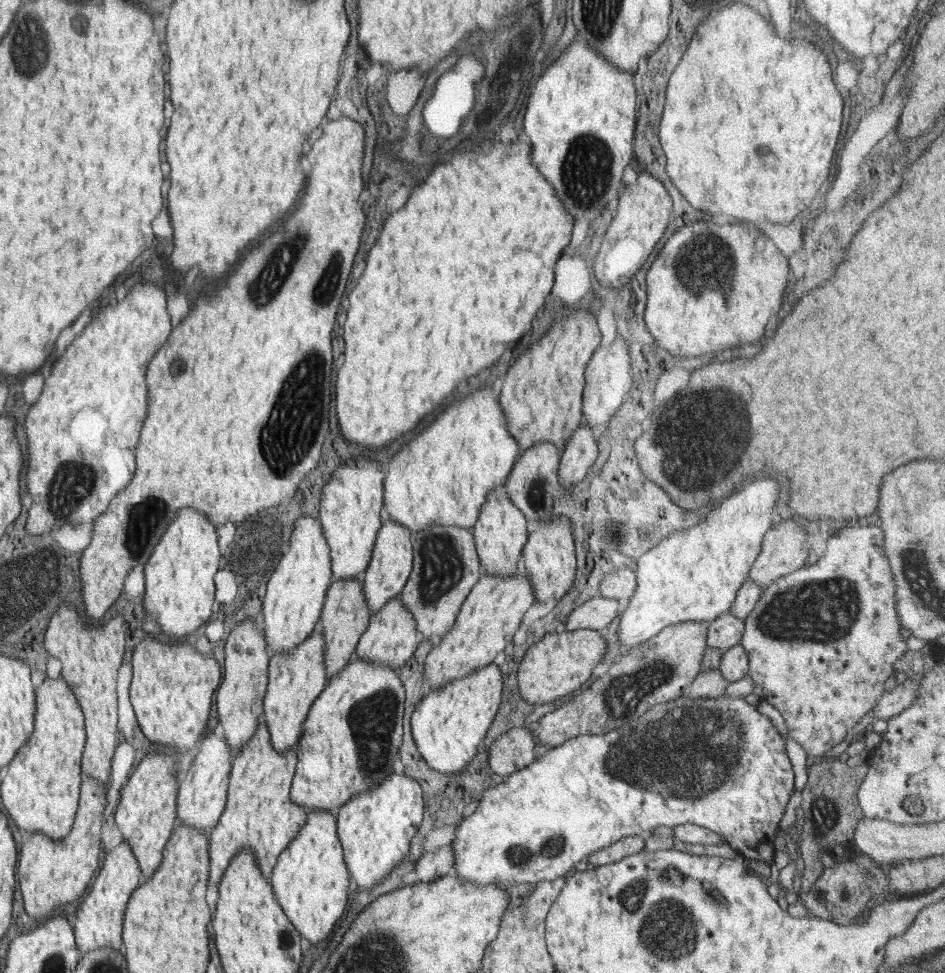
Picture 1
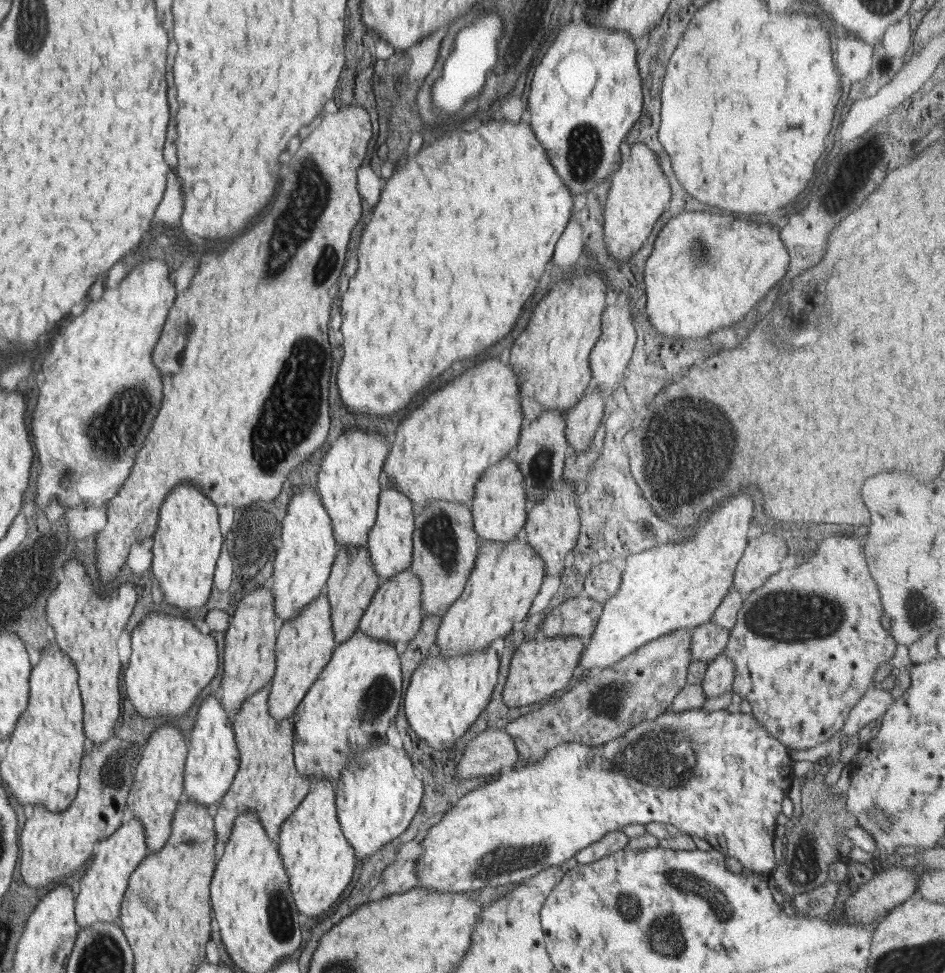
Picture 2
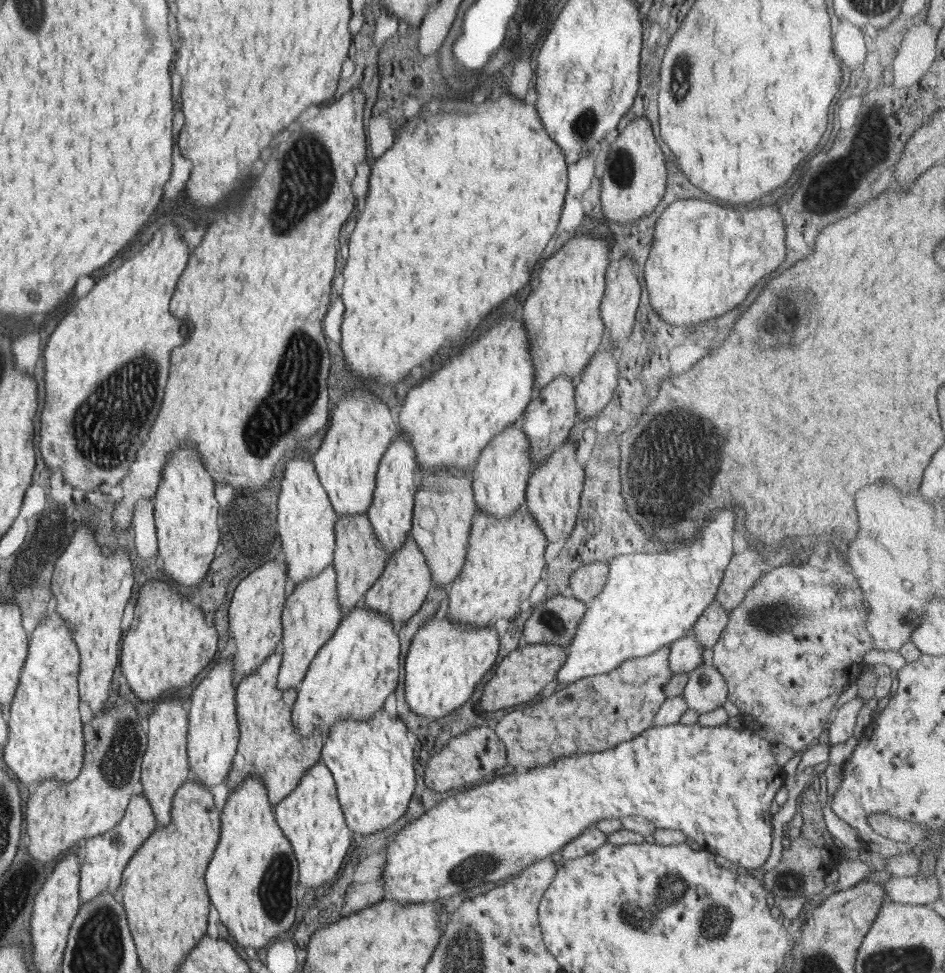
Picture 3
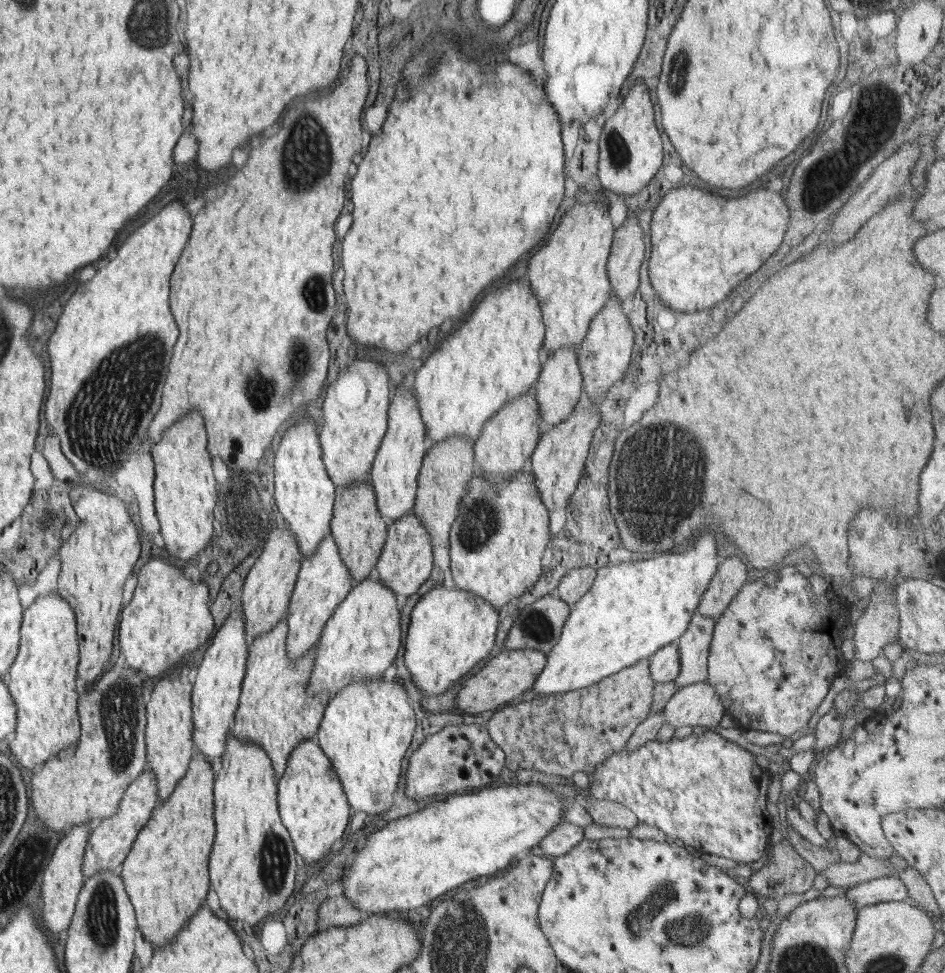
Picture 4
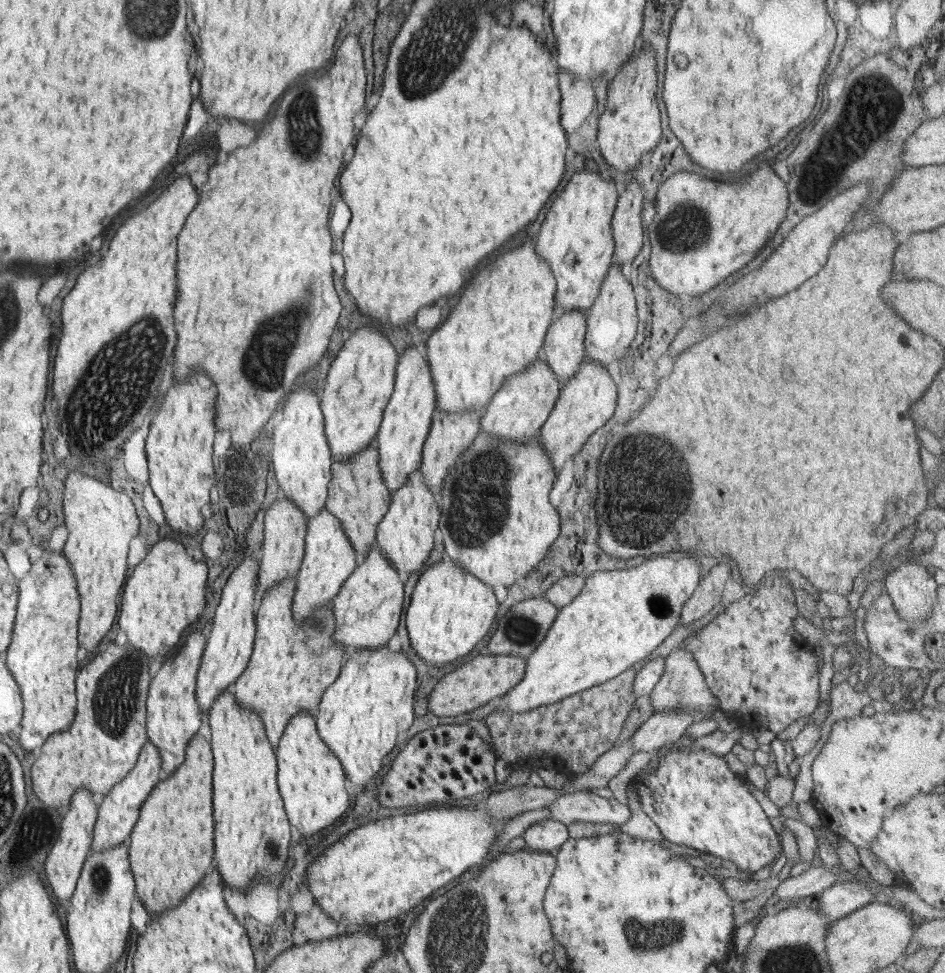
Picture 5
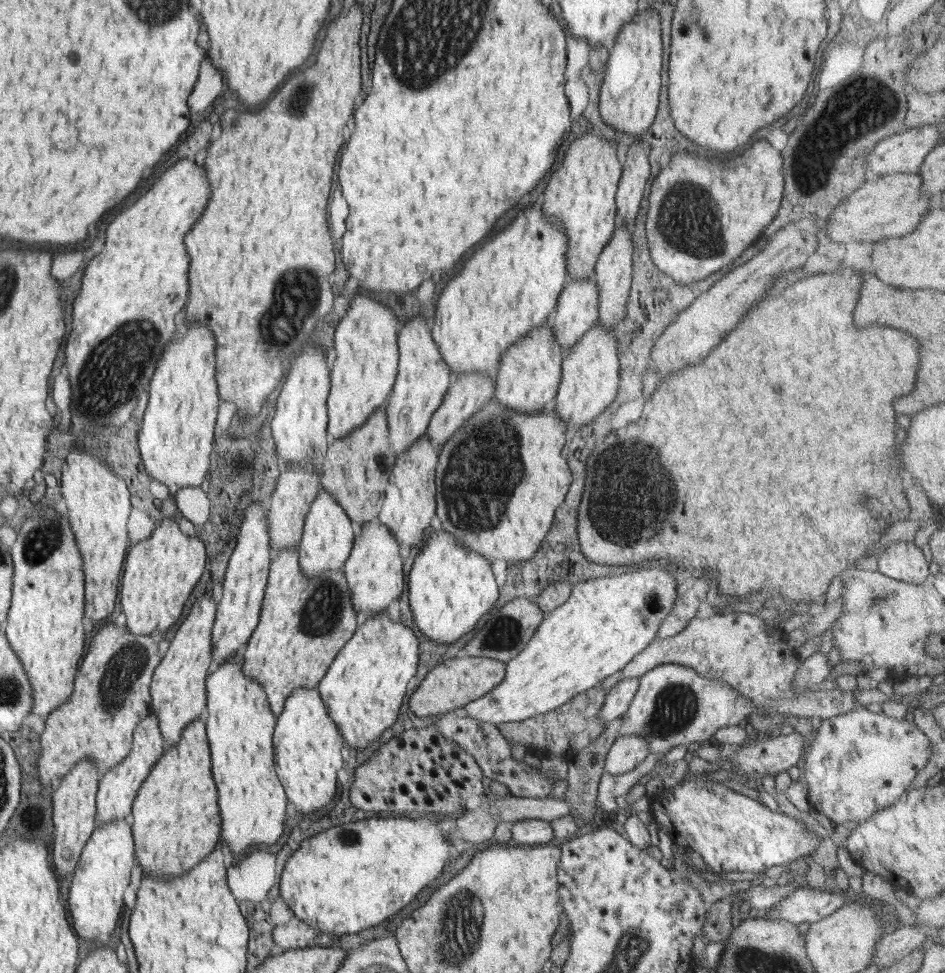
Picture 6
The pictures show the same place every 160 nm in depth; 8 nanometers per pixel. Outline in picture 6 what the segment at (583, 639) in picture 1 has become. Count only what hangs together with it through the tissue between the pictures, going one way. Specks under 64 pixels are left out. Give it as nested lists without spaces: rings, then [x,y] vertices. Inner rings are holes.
[[[460,655],[435,666],[410,696],[410,712],[426,721],[446,713],[460,712],[466,705],[484,696],[504,680],[507,662],[486,657]]]

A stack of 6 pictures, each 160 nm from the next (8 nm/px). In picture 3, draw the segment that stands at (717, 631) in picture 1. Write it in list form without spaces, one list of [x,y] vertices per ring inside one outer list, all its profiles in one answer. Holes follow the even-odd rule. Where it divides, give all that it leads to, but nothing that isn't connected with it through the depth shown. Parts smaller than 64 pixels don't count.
[[[686,635],[671,643],[669,665],[674,674],[690,672],[704,662],[705,648],[694,635]]]

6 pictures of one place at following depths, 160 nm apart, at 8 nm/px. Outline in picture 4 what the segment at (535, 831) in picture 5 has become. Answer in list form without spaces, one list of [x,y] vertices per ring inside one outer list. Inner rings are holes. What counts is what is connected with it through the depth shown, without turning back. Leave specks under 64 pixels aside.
[[[566,821],[546,836],[538,847],[546,856],[556,858],[571,852],[584,839],[585,828]]]

